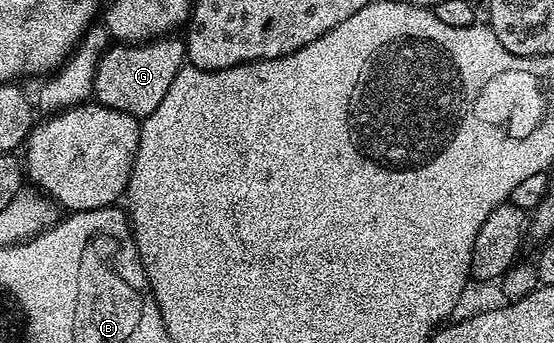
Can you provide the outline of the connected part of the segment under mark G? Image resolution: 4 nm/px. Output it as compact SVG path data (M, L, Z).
M166 35L155 41L114 44L105 50L97 64L93 84L96 104L143 119L159 107L163 95L167 95L175 75L186 61L184 40L177 35Z

